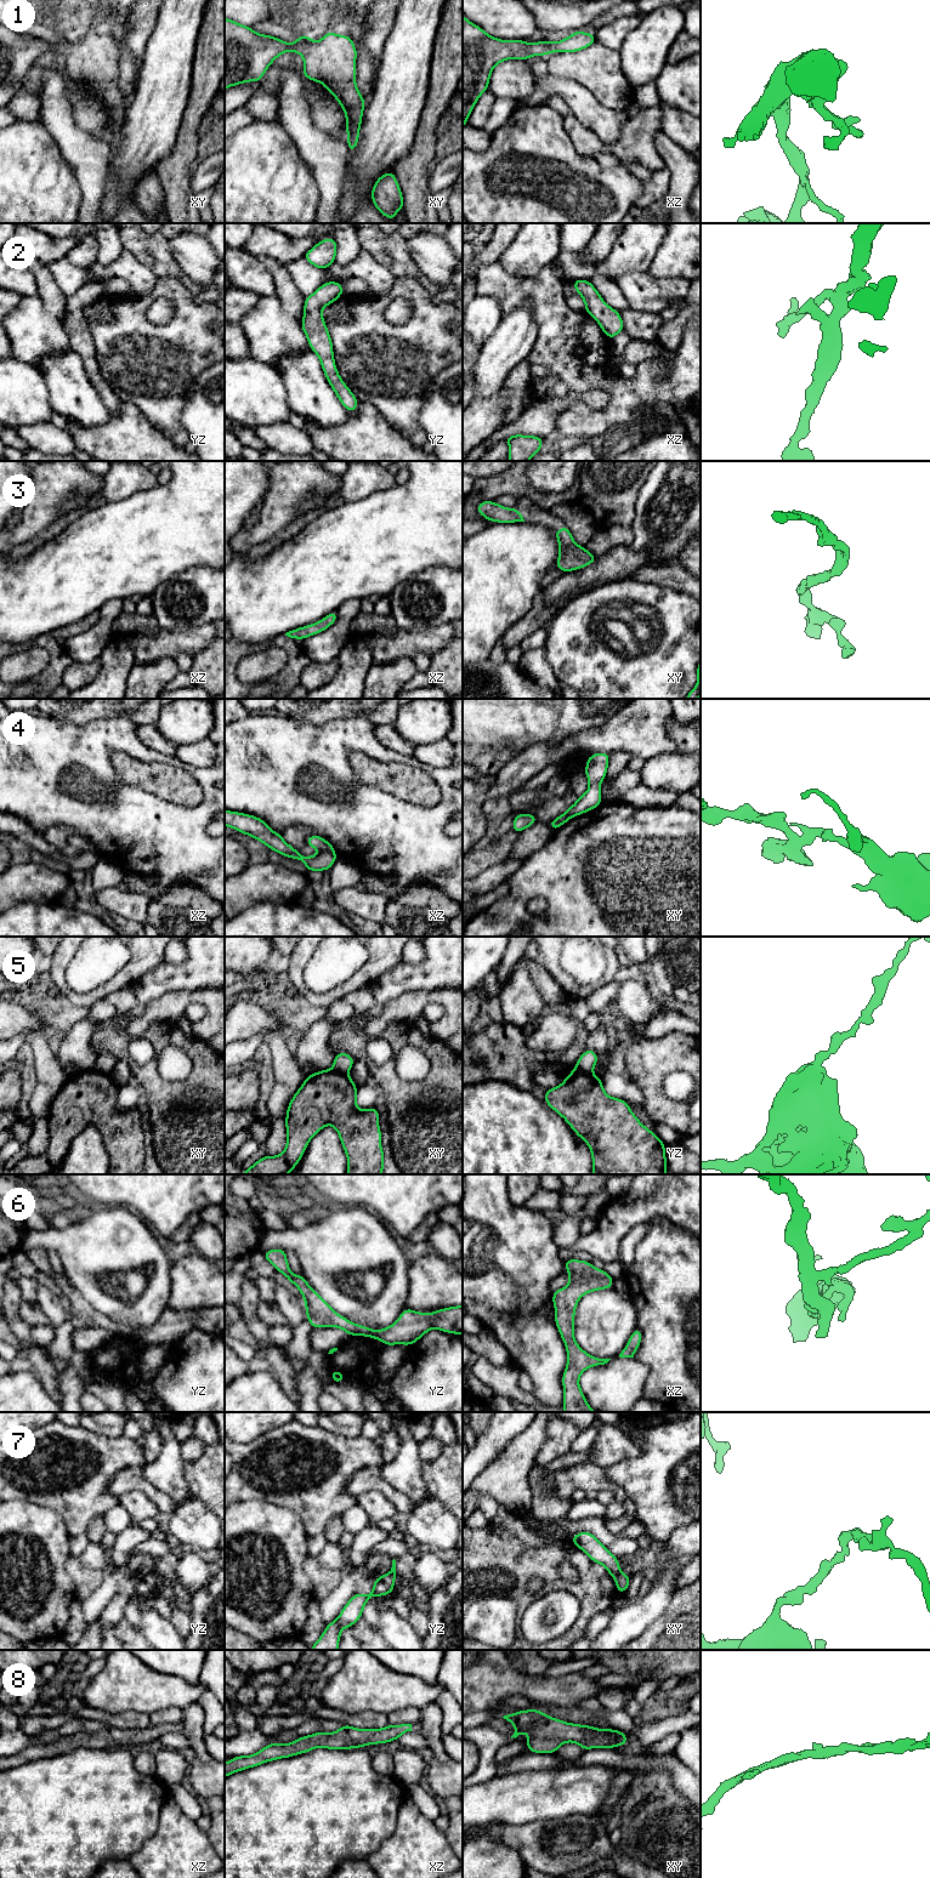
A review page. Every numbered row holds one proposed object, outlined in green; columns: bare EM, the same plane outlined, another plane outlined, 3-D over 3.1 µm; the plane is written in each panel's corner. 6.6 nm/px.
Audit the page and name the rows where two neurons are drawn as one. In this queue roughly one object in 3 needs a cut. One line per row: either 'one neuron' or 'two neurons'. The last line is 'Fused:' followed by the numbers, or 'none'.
1: one neuron
2: one neuron
3: one neuron
4: two neurons
5: two neurons
6: one neuron
7: two neurons
8: one neuron
Fused: 4, 5, 7

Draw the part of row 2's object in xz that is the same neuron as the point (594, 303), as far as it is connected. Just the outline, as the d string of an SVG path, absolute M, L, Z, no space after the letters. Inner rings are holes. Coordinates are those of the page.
M577 279L572 286L582 296L585 303L585 312L599 323L601 330L609 340L624 331L620 313L602 300L599 291L589 280Z

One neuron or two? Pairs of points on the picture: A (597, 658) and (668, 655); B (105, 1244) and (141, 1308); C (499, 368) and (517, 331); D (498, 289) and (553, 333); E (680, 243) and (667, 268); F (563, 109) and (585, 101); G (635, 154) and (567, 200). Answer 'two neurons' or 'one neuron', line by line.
A: one neuron
B: one neuron
C: one neuron
D: one neuron
E: one neuron
F: two neurons
G: two neurons

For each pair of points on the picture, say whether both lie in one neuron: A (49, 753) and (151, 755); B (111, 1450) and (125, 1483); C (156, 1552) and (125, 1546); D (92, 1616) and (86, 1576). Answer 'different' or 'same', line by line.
A: same
B: different
C: different
D: different

